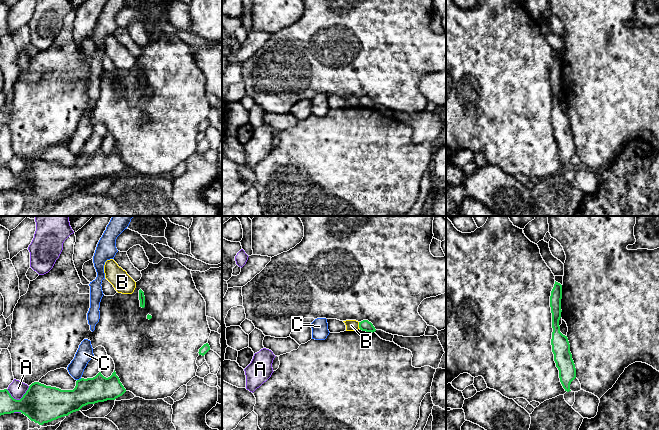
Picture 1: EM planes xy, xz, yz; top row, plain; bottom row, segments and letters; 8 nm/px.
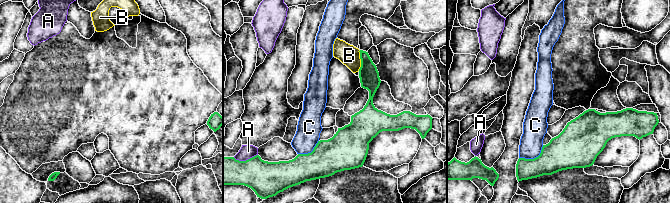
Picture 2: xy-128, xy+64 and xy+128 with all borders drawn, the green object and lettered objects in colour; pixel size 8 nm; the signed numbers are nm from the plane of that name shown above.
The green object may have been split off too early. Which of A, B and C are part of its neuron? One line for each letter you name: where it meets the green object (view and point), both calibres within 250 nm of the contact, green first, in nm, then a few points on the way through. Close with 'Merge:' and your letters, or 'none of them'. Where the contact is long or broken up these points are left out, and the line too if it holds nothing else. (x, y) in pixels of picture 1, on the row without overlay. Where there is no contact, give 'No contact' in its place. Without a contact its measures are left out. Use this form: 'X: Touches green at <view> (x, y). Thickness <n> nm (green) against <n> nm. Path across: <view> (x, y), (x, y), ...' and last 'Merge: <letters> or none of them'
Merge: none of them

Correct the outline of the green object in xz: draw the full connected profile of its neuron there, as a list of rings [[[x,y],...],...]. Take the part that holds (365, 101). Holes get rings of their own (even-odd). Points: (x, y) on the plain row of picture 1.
[[[363,96],[361,98],[359,98],[359,104],[362,107],[366,107],[366,108],[375,108],[376,105],[373,102],[373,100],[371,98],[369,98],[368,96]]]

